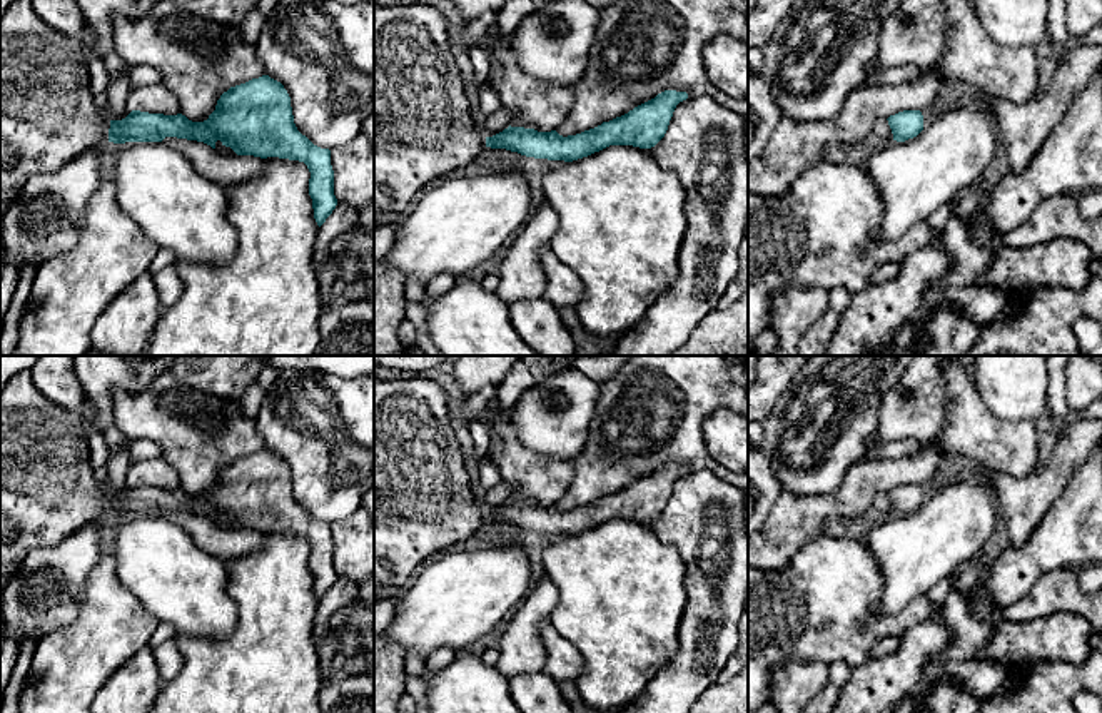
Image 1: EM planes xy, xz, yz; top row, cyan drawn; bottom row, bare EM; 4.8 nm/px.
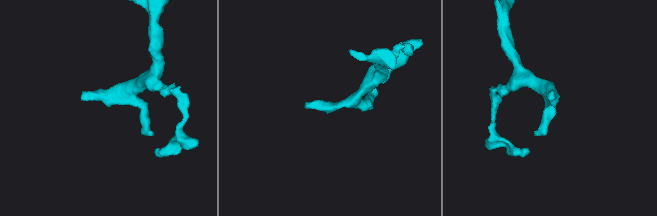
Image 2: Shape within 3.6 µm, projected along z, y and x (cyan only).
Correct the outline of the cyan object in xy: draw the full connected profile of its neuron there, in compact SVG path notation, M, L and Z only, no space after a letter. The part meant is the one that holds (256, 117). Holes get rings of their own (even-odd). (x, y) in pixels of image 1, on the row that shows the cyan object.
M15 0L8 7L0 18L0 207L15 199L28 177L55 172L67 160L102 142L162 142L165 137L197 140L212 149L220 140L237 155L304 162L311 172L309 195L319 227L337 205L331 150L314 145L297 130L291 97L281 82L262 75L230 87L204 122L192 122L182 114L140 110L132 110L122 120L112 120L95 107L82 38L50 28L35 13L32 0Z

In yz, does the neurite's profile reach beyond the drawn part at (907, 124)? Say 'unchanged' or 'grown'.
unchanged

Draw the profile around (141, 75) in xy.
M137 65L129 70L130 88L145 87L159 82L160 82L160 73L154 67Z

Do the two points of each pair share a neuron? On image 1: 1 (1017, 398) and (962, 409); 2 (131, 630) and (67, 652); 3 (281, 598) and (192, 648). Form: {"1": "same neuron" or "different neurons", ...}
{"1": "different neurons", "2": "same neuron", "3": "same neuron"}

